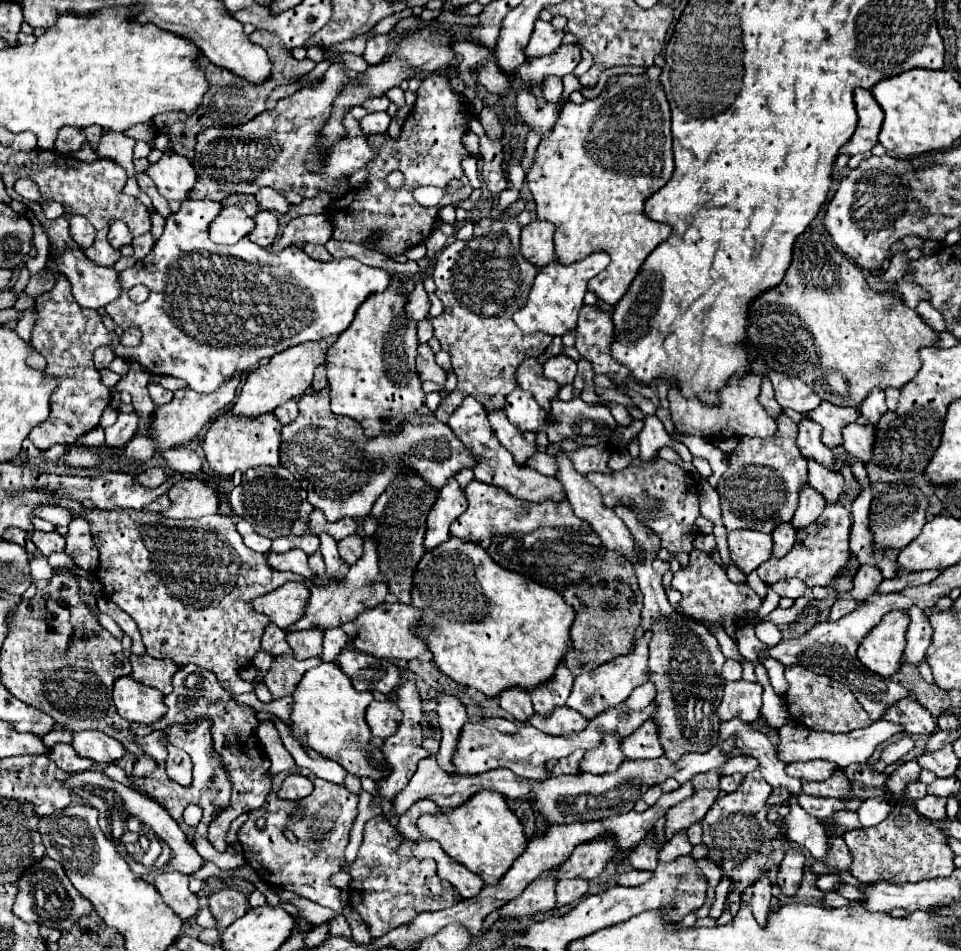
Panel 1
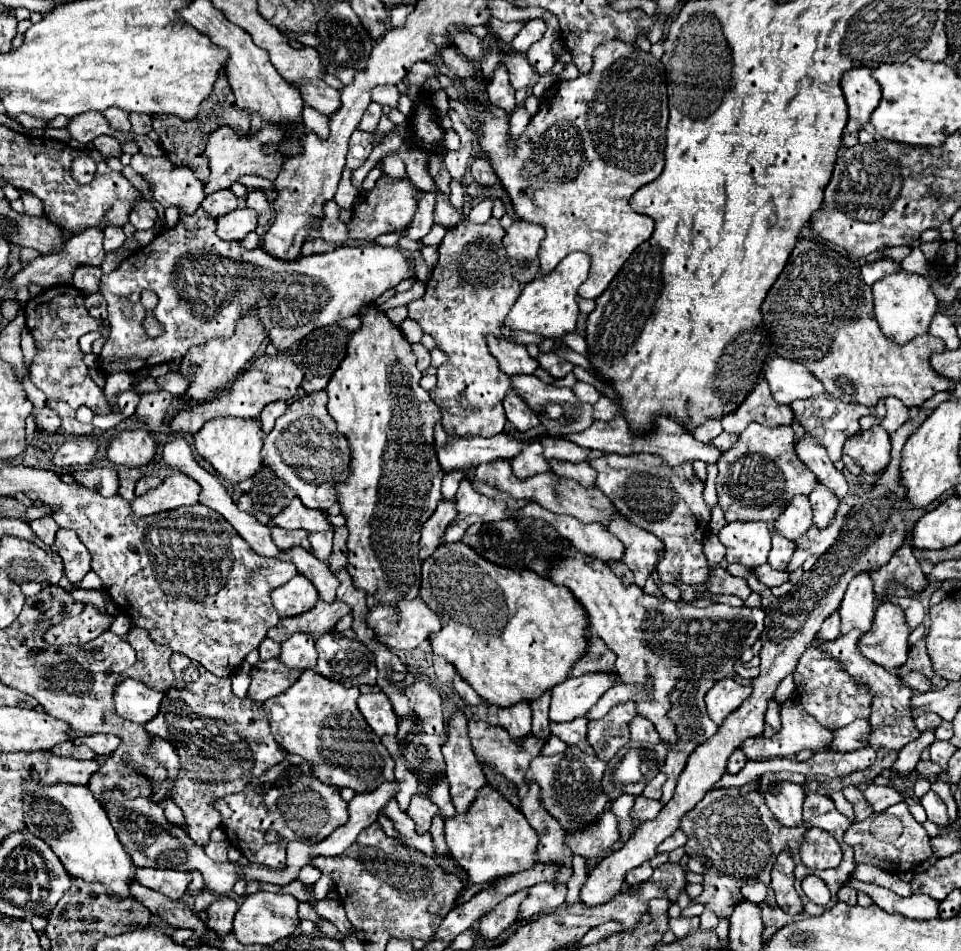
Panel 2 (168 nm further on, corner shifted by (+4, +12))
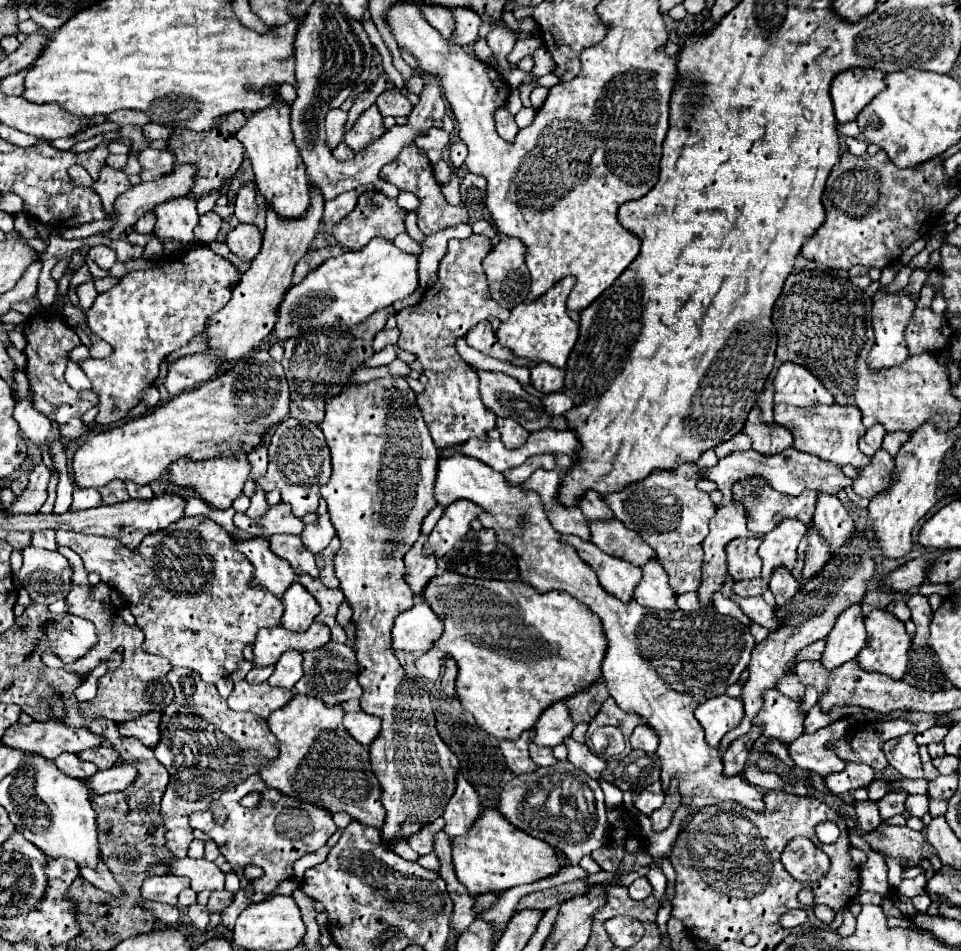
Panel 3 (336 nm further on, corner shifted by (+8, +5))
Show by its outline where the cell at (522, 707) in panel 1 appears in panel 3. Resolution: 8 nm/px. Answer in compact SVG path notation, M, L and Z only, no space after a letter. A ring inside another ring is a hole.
M524 732L516 742L508 742L508 740L500 742L500 750L506 758L506 764L516 776L524 772L534 772L534 768L538 768L528 756L528 742L530 742L528 732Z

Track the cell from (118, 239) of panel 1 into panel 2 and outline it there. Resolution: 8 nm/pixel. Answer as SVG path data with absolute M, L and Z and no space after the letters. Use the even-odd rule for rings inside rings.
M108 225L108 227L104 229L104 249L106 249L106 251L116 251L116 249L120 249L120 247L124 245L124 241L126 241L126 235L124 235L124 231L122 231L120 227Z

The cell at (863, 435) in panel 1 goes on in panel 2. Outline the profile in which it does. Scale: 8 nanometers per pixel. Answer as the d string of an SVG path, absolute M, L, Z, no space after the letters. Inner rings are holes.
M874 425L868 431L850 435L844 443L844 453L858 461L866 473L882 473L890 463L890 435L882 425Z

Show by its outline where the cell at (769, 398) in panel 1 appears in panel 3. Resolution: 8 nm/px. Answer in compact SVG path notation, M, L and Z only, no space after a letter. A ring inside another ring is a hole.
M754 408L754 412L750 412L750 416L746 420L744 434L748 434L752 438L752 442L754 442L752 448L764 456L774 456L774 454L780 454L780 452L794 446L790 430L778 428L778 424L768 426L768 424L760 422L758 408Z

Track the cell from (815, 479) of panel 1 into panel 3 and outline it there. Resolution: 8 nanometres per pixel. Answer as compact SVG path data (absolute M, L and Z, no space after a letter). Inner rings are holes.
M808 526L808 540L810 540L810 546L804 556L802 584L806 584L810 578L814 578L830 560L830 550L826 548L826 542L818 536L818 532L812 530L812 526Z

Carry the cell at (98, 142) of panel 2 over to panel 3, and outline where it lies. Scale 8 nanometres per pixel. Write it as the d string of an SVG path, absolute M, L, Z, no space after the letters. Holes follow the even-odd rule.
M110 166L102 168L100 180L94 182L92 188L98 192L106 216L110 216L110 214L114 212L114 202L116 202L116 198L118 198L124 190L128 190L130 186L132 186L132 184L130 184L130 180L128 180L128 176L126 176L124 172L112 170Z

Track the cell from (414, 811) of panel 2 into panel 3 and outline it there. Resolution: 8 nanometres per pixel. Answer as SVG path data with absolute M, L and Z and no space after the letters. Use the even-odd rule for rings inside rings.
M442 818L434 820L434 824L428 824L426 828L422 828L422 832L418 832L418 836L412 836L412 838L408 840L410 848L412 848L416 854L420 854L420 856L430 854L430 852L434 850L434 838L436 838L436 834L438 834L442 828L444 828L444 820L442 820Z

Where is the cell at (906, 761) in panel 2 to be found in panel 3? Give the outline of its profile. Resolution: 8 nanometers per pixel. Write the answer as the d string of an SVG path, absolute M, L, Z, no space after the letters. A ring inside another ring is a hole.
M874 780L874 782L868 786L868 800L878 802L886 792L890 792L888 784L884 784L884 780Z

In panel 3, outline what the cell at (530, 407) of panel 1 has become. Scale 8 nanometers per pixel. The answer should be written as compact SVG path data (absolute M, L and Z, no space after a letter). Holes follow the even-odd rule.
M498 418L496 428L498 428L498 432L502 434L504 446L510 448L510 450L512 450L512 448L520 448L520 446L526 442L528 434L530 434L530 432L526 432L516 420L502 420L502 418Z

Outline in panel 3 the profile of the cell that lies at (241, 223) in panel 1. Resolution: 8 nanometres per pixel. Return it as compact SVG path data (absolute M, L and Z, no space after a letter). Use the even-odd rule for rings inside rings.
M238 224L230 230L226 238L226 246L242 260L252 262L262 248L262 234L254 224Z

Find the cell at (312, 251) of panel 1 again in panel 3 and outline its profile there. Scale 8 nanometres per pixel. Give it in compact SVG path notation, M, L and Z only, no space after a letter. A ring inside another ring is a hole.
M328 246L328 248L320 248L320 250L310 250L306 252L300 262L296 264L296 270L294 270L294 280L292 284L300 284L312 270L316 270L322 262L326 262L328 258L332 256L340 256L344 254L344 248L342 246Z

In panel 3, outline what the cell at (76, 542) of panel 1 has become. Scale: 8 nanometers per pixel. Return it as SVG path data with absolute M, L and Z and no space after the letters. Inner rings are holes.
M60 546L58 552L72 564L74 568L74 576L72 576L72 590L70 594L66 596L66 604L68 604L68 612L70 614L76 614L80 618L86 618L90 622L94 622L94 626L98 628L98 644L92 648L92 652L88 652L84 658L72 662L72 664L62 664L56 656L50 656L50 652L44 652L42 654L42 662L50 668L64 668L68 672L74 672L74 674L90 674L94 668L100 665L101 661L106 660L109 655L122 648L124 650L124 658L122 658L122 666L118 666L116 670L112 672L106 672L102 678L98 678L98 694L92 702L82 702L78 704L80 708L80 714L82 716L98 716L98 718L108 718L116 724L122 724L122 722L128 722L128 720L134 720L142 714L148 714L148 712L162 712L170 702L172 702L172 686L166 678L166 674L170 672L170 662L164 658L164 656L152 656L148 652L144 652L142 648L142 642L144 642L144 634L142 630L134 624L134 626L128 626L120 614L112 614L112 612L106 612L104 604L94 600L92 598L92 588L88 586L88 576L86 576L86 568L82 564L82 558L66 548L66 546Z

